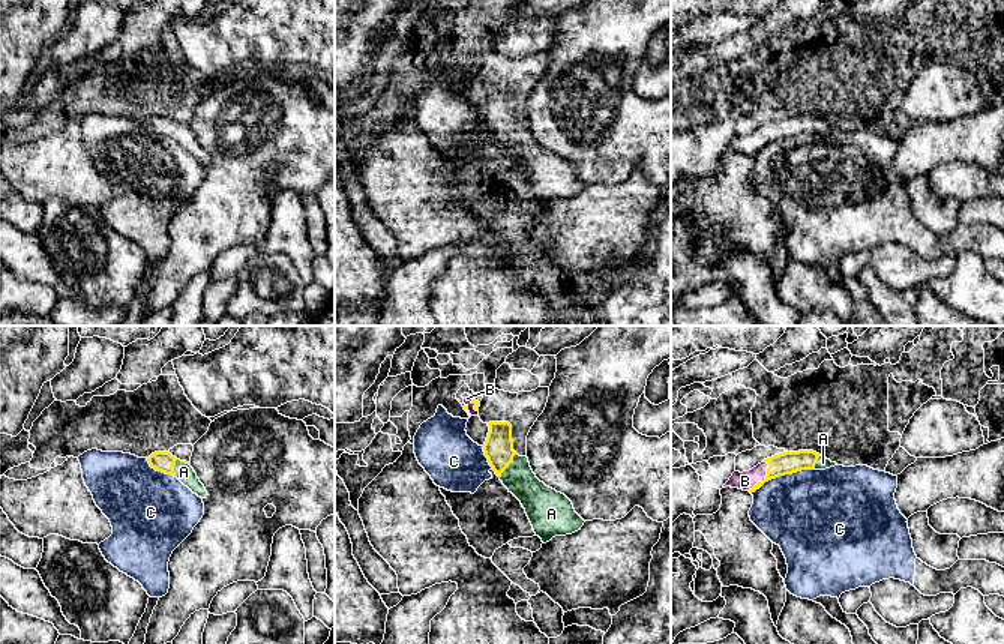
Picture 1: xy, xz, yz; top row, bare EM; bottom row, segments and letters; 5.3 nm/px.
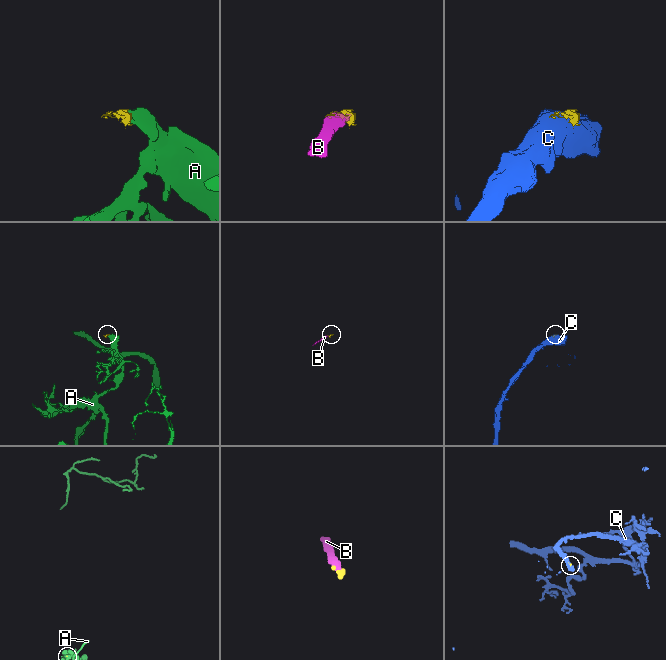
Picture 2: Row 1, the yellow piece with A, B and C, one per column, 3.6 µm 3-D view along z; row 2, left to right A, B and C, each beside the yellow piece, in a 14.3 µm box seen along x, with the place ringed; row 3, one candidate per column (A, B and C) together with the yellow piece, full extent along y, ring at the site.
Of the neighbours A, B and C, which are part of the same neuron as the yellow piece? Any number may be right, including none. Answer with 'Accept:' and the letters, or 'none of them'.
Accept: A, B

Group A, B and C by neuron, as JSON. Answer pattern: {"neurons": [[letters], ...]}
{"neurons": [["A", "B"], ["C"]]}

